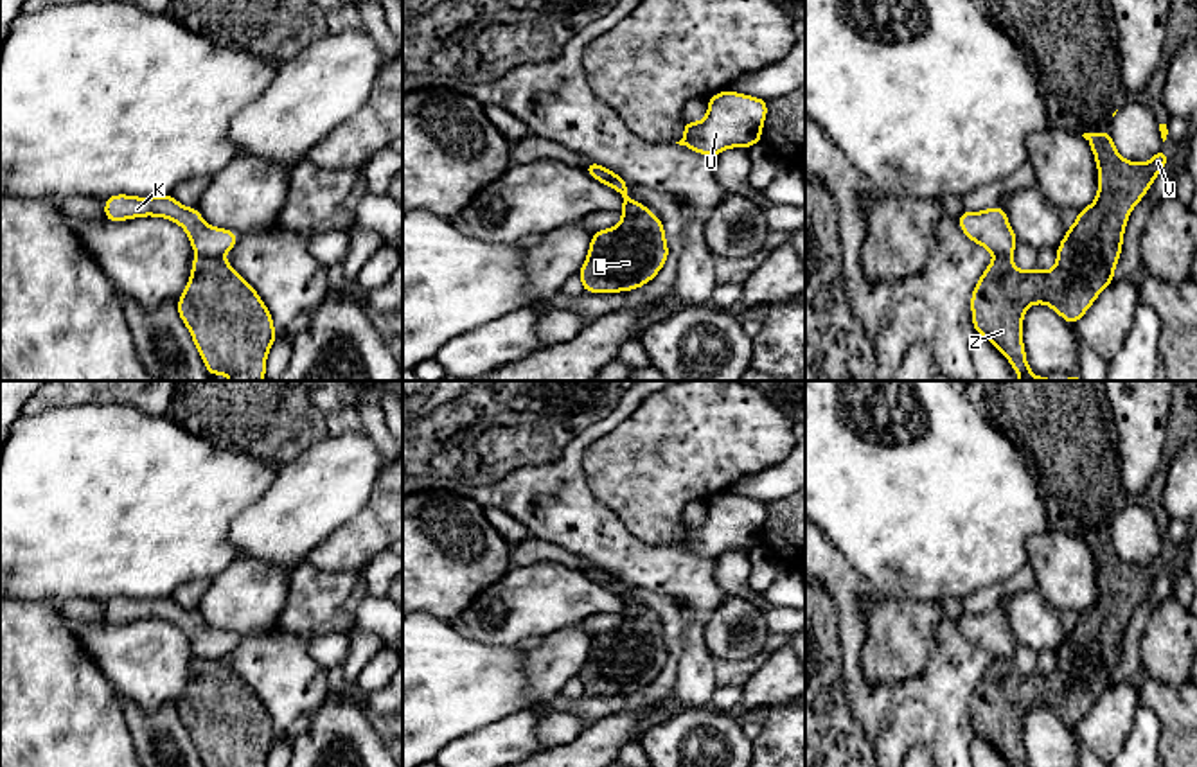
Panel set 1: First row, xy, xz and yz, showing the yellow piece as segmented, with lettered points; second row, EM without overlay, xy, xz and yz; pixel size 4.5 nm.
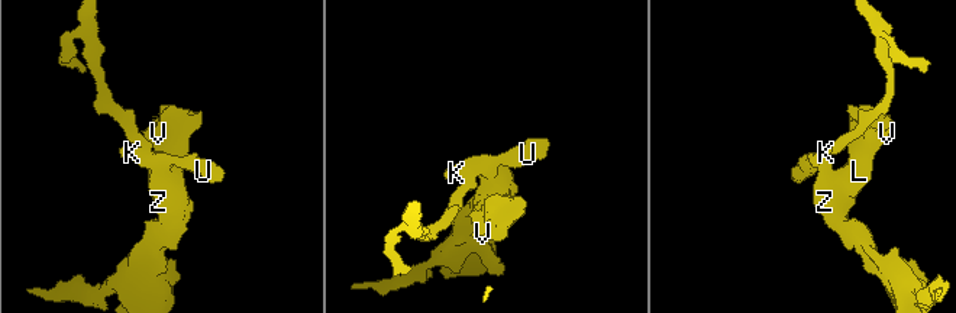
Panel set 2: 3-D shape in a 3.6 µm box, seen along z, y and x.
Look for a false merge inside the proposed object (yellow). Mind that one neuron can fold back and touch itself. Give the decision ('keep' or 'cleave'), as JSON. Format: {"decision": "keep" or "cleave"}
{"decision": "cleave"}

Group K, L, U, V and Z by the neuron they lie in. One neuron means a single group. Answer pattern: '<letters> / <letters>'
K U / L V Z

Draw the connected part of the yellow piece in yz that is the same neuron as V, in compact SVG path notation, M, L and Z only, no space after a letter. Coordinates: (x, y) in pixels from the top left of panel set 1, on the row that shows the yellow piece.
M1111 129L1107 133L1084 133L1082 137L1089 142L1098 165L1098 194L1089 207L1077 214L1077 223L1066 228L1057 248L1055 268L1051 271L1039 268L1019 271L1012 257L996 255L972 289L971 311L976 334L985 336L1010 361L1019 381L1084 381L1080 375L1046 379L1032 374L1023 345L1023 316L1032 304L1050 305L1071 325L1084 316L1096 296L1114 280L1114 266L1120 260L1130 210L1141 201L1168 162L1168 153L1163 149L1147 163L1123 160L1113 144Z

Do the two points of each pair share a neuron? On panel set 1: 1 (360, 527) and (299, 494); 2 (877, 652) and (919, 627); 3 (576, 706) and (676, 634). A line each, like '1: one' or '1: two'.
1: two
2: one
3: one

